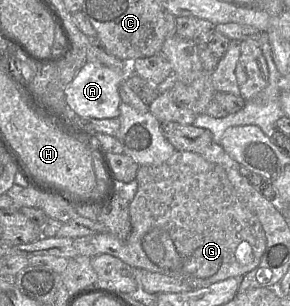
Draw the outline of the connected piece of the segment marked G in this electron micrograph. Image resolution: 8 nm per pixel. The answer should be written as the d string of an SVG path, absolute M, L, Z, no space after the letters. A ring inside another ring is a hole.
M176 150L174 154L164 163L157 166L143 165L138 167L136 174L137 192L129 202L129 216L131 221L131 233L126 240L121 240L111 233L97 233L73 239L73 245L79 255L94 257L100 254L112 255L133 268L140 268L151 272L157 272L189 287L190 290L207 287L213 283L233 278L242 277L256 268L266 250L266 236L262 225L254 212L252 212L237 196L225 169L219 165L205 160L200 154Z

